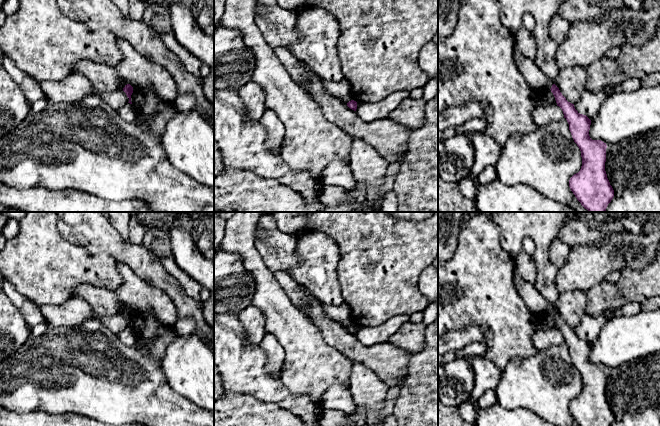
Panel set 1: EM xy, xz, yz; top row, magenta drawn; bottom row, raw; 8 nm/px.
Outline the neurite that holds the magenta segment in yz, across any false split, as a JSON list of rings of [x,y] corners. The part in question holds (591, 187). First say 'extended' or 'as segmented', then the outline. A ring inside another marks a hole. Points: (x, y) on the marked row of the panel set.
as segmented; [[[555,84],[552,85],[550,90],[555,97],[557,106],[563,111],[574,142],[581,151],[582,166],[580,171],[570,178],[569,187],[581,205],[589,212],[606,212],[608,204],[614,197],[614,190],[605,171],[607,145],[601,140],[592,140],[590,138],[591,120],[586,115],[580,114],[575,109],[574,104],[566,100]]]

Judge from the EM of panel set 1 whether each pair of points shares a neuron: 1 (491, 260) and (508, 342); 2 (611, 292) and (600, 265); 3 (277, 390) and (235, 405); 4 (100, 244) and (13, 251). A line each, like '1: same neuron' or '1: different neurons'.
1: same neuron
2: different neurons
3: different neurons
4: different neurons

